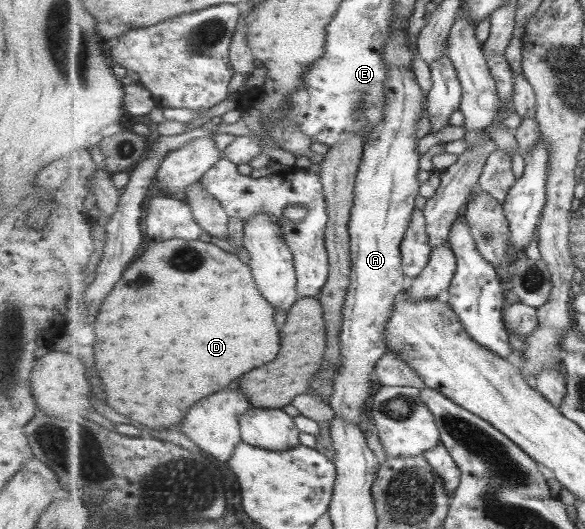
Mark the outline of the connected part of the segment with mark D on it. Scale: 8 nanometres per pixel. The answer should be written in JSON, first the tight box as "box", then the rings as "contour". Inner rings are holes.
{"box":[88,238,282,430],"contour":[[[178,238],[172,239],[167,243],[150,241],[144,253],[126,269],[115,290],[105,298],[103,309],[98,313],[96,319],[97,343],[89,349],[88,353],[91,353],[91,351],[93,353],[88,355],[88,357],[93,359],[90,367],[93,367],[91,374],[94,380],[95,367],[101,373],[99,377],[103,379],[103,385],[105,385],[107,403],[113,409],[117,409],[121,415],[125,415],[125,417],[129,417],[133,421],[143,423],[143,425],[139,426],[143,427],[144,430],[151,428],[156,430],[177,429],[179,425],[183,424],[183,420],[187,418],[189,410],[197,401],[201,401],[207,395],[213,395],[213,393],[217,393],[221,389],[227,389],[237,377],[245,375],[247,371],[251,371],[255,367],[263,367],[265,363],[275,361],[282,348],[281,332],[279,327],[275,325],[275,312],[277,309],[273,307],[273,304],[269,305],[267,299],[261,297],[255,279],[256,277],[253,276],[250,264],[243,263],[237,257],[237,254],[224,251],[221,247],[213,245],[213,243],[200,240],[179,240]]]}

